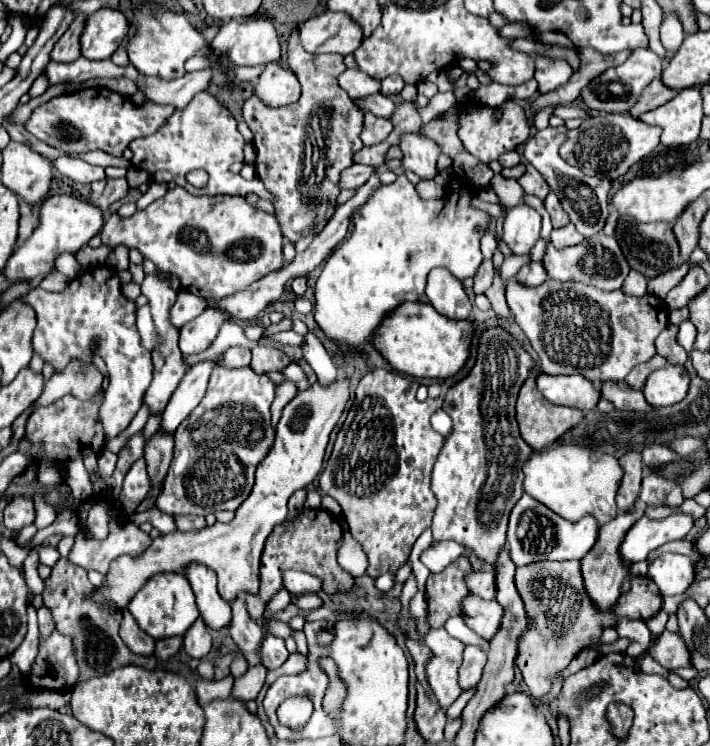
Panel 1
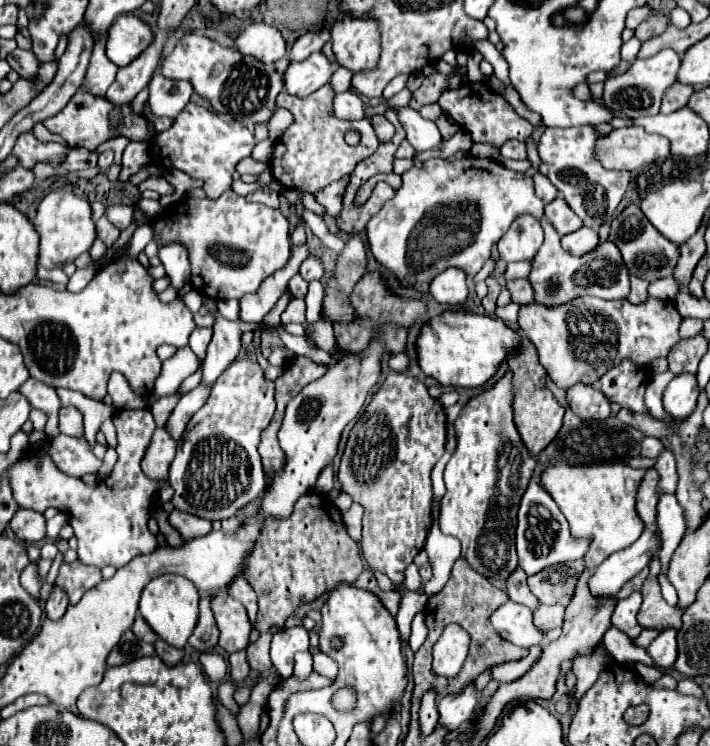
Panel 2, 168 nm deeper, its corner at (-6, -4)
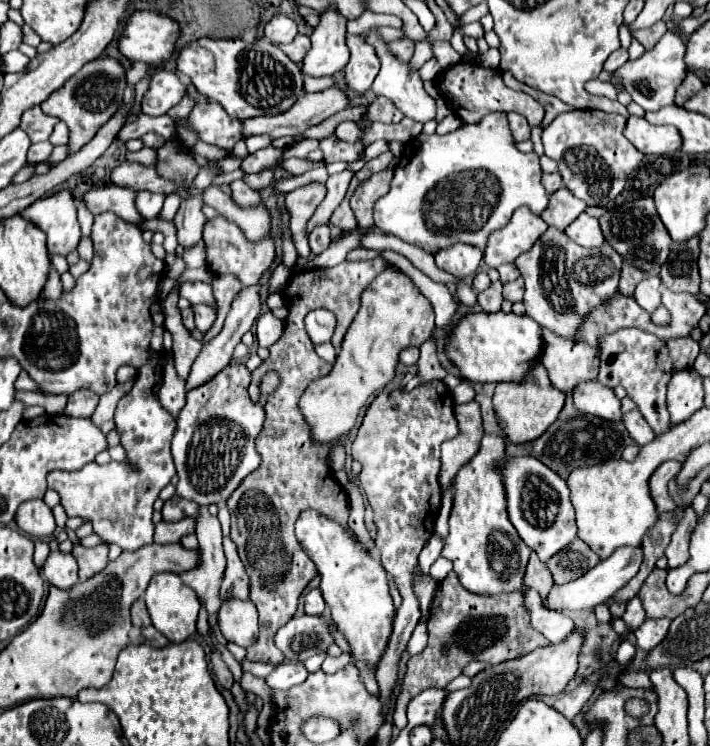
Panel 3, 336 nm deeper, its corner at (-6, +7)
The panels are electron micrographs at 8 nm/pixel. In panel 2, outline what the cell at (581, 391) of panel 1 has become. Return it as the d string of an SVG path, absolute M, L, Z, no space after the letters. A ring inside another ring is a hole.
M573 385L567 389L567 403L581 419L607 419L611 415L607 397L593 385Z

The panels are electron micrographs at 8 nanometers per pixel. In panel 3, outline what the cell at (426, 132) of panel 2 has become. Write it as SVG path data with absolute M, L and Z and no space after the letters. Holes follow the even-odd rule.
M371 28L367 34L365 34L365 42L371 44L377 52L377 58L381 62L381 70L375 78L375 84L373 84L373 92L377 96L387 96L389 100L393 100L393 104L411 120L417 120L417 122L429 122L435 118L435 100L425 92L423 88L423 80L419 76L419 70L411 70L409 62L401 62L395 58L395 54L389 50L389 44L383 40L383 36L377 32L377 28Z

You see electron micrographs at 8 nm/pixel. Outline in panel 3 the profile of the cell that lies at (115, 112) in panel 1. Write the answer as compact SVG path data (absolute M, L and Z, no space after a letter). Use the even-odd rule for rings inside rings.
M95 58L87 62L63 88L55 90L45 102L43 112L57 116L69 126L69 142L67 142L67 156L79 152L95 134L97 130L107 124L107 120L119 110L123 92L127 88L125 66L115 58Z

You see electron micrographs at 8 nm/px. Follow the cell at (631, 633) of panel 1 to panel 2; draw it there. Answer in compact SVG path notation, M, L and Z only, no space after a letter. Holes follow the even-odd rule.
M633 591L629 597L621 599L615 607L615 613L613 613L613 627L617 627L619 631L623 631L627 637L635 639L639 637L639 633L643 631L635 615L641 607L641 593L639 591Z

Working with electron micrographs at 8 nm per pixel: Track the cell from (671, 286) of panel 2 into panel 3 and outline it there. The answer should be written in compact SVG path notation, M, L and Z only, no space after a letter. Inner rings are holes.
M651 274L635 288L635 300L647 312L653 312L661 304L661 284L657 274Z

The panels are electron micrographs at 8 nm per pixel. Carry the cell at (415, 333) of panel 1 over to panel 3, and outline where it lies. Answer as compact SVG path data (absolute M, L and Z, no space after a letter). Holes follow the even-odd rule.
M467 314L451 332L447 354L469 382L523 382L541 358L543 328L529 316L517 314Z

